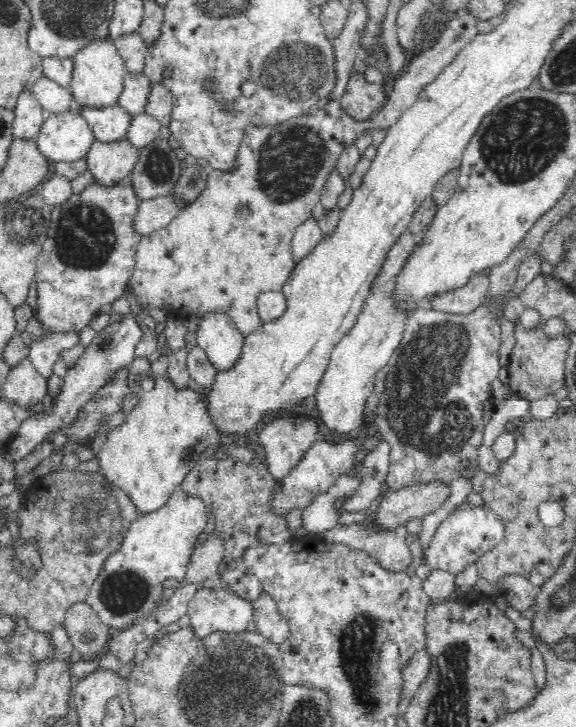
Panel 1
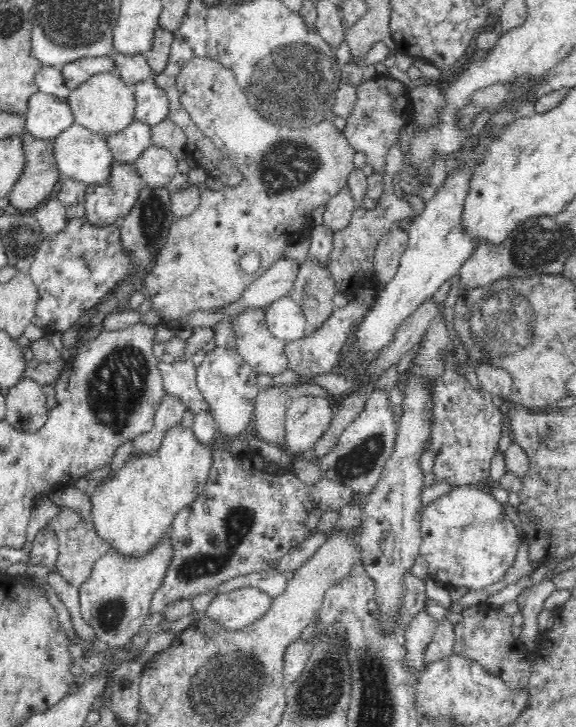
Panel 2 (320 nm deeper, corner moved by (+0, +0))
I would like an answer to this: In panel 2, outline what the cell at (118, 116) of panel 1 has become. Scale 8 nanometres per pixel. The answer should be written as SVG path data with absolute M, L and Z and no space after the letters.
M132 120L118 134L105 138L114 161L134 162L151 143L150 125Z

